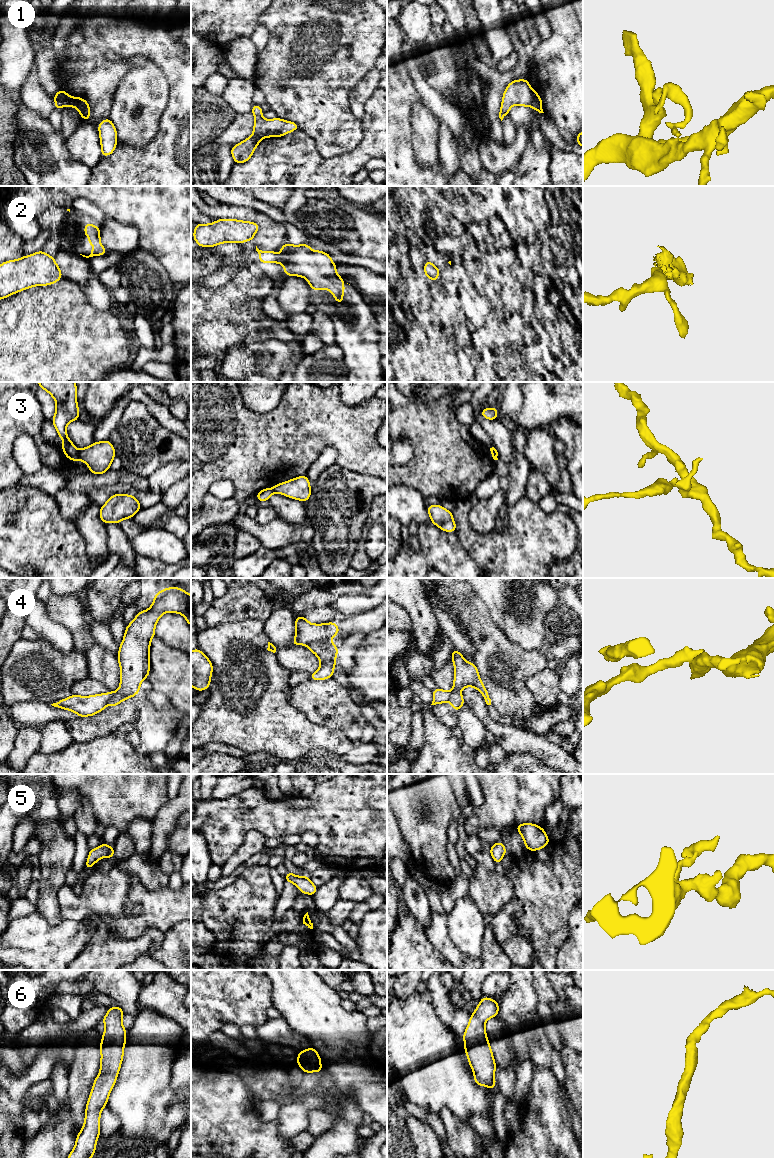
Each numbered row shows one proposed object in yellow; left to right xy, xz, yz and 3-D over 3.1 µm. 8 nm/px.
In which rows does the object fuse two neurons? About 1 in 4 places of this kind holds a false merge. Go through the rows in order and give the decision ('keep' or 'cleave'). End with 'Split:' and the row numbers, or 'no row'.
1: cleave
2: cleave
3: cleave
4: cleave
5: keep
6: keep
Split: 1, 2, 3, 4

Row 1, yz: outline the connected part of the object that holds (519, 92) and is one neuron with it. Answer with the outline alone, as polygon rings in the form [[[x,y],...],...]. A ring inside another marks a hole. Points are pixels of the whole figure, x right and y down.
[[[527,79],[513,80],[509,83],[503,93],[499,118],[503,120],[509,114],[513,105],[531,106],[534,99],[533,89]]]

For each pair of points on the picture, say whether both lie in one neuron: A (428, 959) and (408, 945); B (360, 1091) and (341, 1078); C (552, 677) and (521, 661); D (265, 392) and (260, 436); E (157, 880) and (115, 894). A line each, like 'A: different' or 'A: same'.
A: same
B: same
C: different
D: different
E: different

